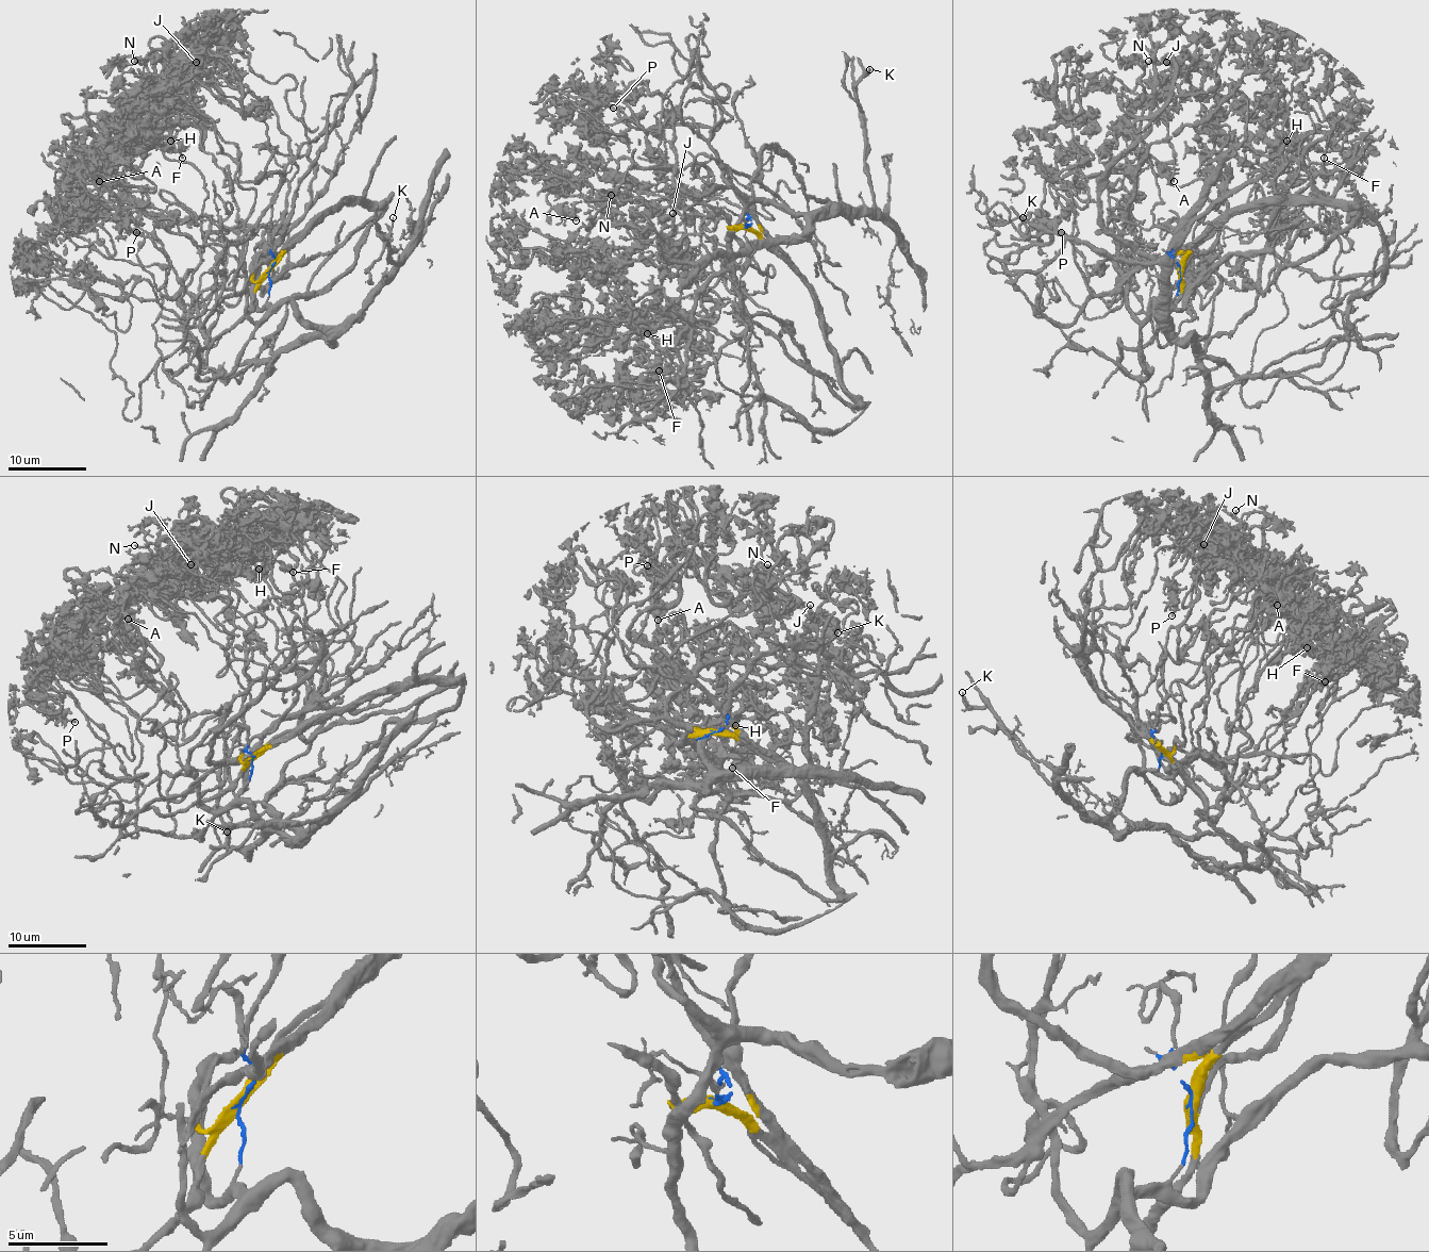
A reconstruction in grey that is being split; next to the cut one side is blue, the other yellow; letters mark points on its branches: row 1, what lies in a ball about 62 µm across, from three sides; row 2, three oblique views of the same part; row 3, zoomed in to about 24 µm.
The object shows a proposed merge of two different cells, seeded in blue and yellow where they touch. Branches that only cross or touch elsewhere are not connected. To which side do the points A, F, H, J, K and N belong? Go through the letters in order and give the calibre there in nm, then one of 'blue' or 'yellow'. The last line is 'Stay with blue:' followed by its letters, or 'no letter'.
A: calibre 280 nm; yellow
F: calibre 130 nm; yellow
H: calibre 240 nm; yellow
J: calibre 180 nm; yellow
K: calibre 170 nm; blue
N: calibre 130 nm; yellow
Stay with blue: K

